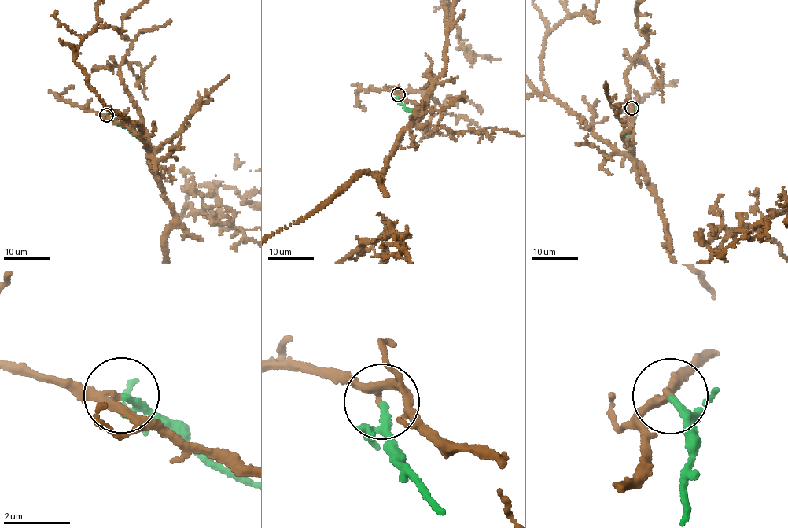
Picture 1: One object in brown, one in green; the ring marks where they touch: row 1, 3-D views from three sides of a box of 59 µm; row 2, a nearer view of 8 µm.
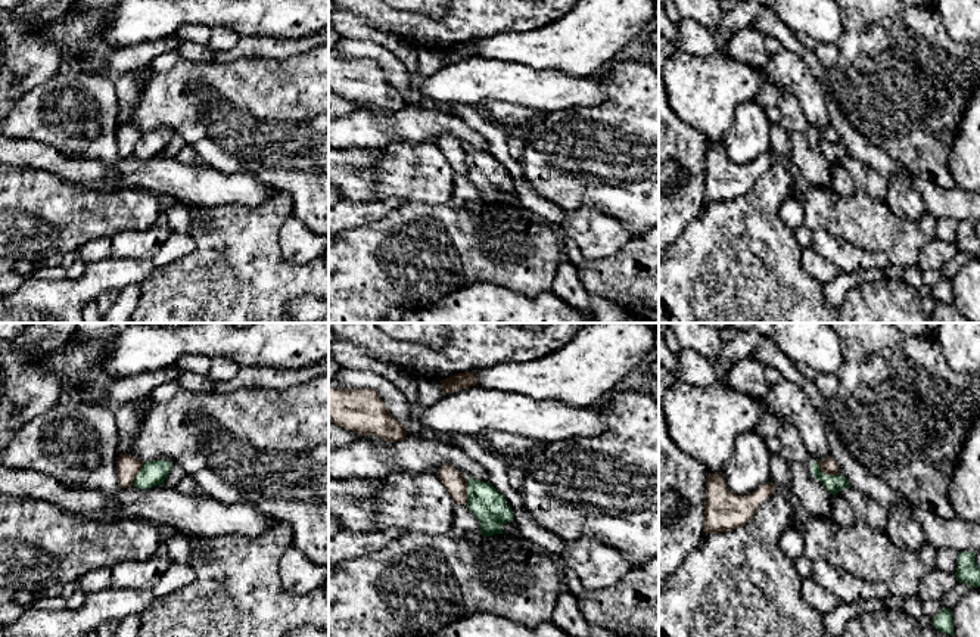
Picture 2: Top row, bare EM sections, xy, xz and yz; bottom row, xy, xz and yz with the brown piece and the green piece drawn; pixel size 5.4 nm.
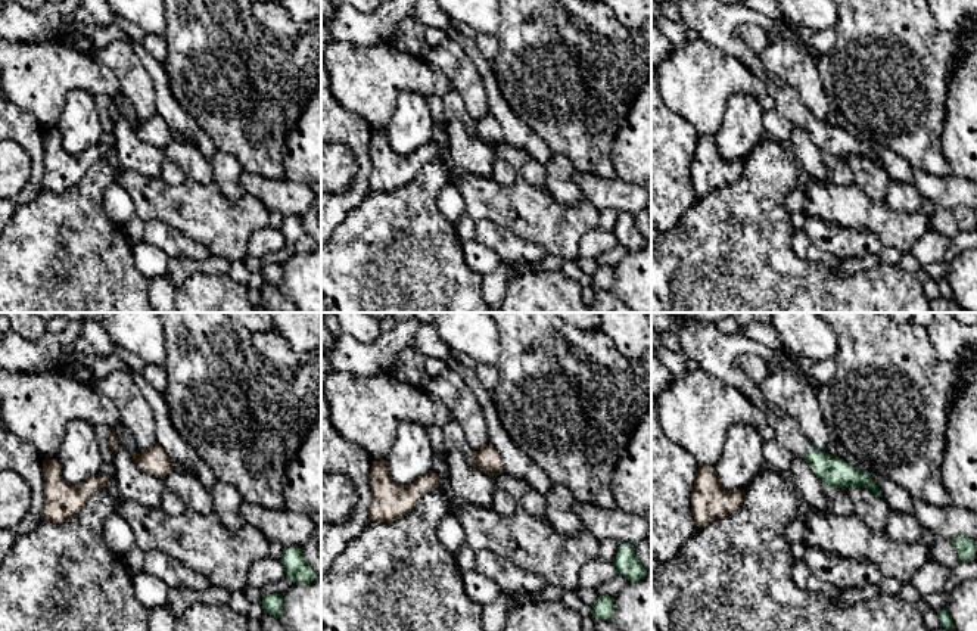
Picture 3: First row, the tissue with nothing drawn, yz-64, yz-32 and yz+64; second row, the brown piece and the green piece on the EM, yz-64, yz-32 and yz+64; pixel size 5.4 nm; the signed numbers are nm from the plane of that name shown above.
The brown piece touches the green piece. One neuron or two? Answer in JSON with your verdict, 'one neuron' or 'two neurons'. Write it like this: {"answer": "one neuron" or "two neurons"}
{"answer": "two neurons"}

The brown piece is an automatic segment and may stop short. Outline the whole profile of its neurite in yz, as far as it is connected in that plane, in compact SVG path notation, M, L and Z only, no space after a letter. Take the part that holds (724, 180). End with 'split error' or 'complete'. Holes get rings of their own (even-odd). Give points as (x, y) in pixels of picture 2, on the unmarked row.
M722 142L707 143L704 170L704 202L728 202L744 196L774 162L775 155L766 152L747 165L732 164Z; complete

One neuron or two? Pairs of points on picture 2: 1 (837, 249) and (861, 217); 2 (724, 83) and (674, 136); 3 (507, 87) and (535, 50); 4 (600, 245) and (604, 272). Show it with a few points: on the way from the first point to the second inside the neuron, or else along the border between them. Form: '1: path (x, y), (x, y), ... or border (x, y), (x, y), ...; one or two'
1: border (812, 230), (826, 230), (876, 252); two
2: border (674, 111), (686, 123), (696, 127), (708, 142); two
3: border (491, 58), (559, 71); two
4: border (631, 239), (612, 257), (584, 258); two

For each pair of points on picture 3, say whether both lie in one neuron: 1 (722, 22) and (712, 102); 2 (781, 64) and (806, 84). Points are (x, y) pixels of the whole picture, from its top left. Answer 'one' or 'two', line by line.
1: two
2: one

